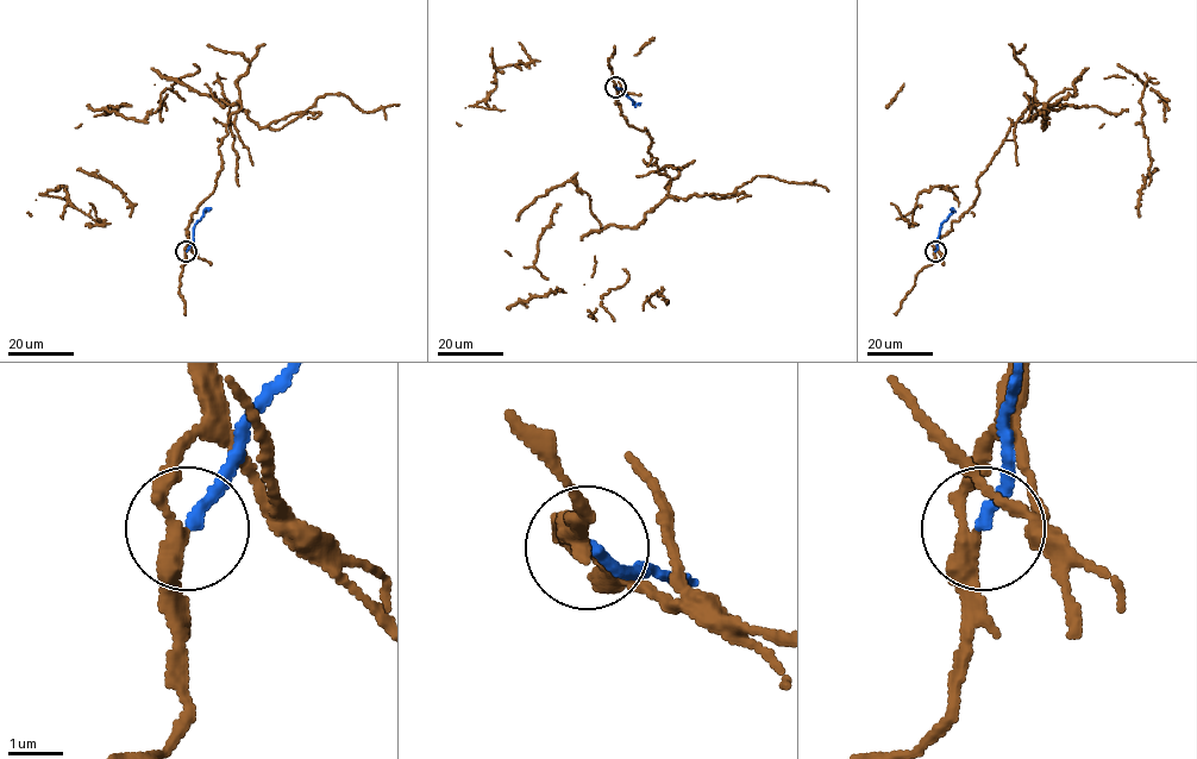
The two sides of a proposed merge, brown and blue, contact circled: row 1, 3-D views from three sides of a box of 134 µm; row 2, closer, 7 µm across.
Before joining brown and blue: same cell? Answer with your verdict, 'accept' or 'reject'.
reject

